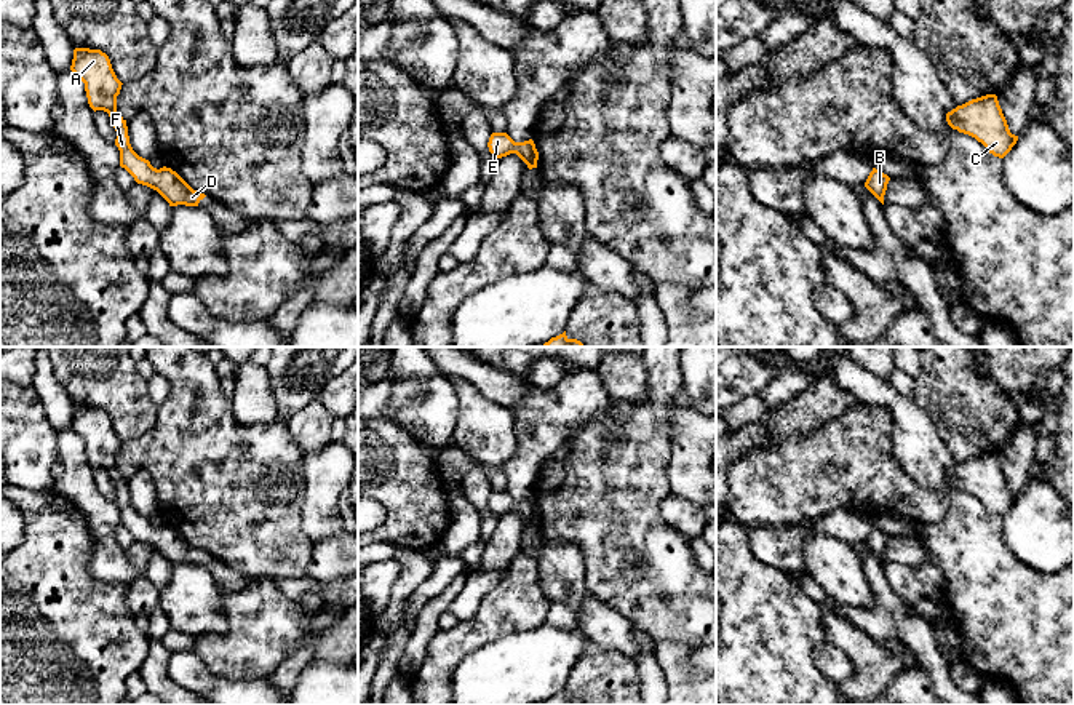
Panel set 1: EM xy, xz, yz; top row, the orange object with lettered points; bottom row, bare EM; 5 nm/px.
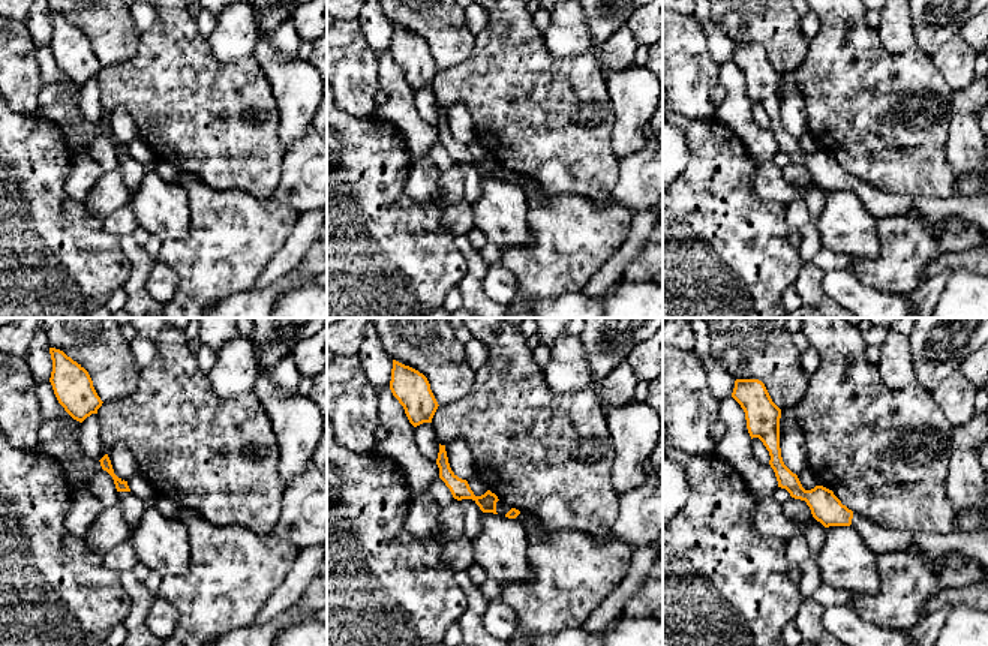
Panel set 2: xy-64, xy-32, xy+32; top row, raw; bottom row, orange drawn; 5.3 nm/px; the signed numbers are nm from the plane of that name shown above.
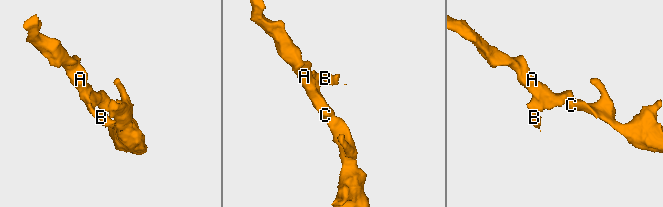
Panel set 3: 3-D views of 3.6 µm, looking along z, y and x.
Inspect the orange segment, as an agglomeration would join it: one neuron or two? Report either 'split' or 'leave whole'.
leave whole

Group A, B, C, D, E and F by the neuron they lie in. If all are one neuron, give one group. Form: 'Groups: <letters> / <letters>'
Groups: A B C D E F

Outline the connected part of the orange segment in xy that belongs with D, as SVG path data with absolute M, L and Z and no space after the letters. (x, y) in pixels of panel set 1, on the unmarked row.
M75 406L70 428L85 441L90 465L104 468L110 475L110 481L117 489L115 504L120 508L120 524L125 526L137 542L157 548L169 564L185 563L198 564L206 555L193 548L171 526L153 526L149 518L139 515L128 494L126 478L117 470L117 454L121 440L117 436L110 417L101 408Z

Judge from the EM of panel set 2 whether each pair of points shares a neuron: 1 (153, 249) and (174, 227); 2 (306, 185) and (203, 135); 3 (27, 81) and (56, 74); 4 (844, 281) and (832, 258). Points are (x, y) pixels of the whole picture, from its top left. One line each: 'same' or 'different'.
1: different
2: different
3: different
4: different

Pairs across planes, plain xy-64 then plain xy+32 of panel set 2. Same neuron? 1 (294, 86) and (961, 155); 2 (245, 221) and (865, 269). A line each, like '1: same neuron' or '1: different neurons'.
1: same neuron
2: same neuron

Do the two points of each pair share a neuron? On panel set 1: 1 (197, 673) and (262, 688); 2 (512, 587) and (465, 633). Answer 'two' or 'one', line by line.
1: one
2: one

